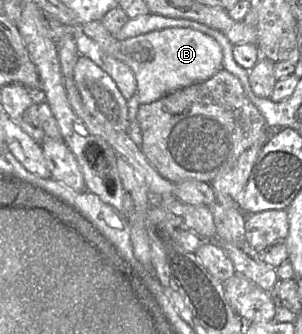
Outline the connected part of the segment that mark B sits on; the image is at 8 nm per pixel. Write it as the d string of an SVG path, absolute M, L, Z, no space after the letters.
M101 20L90 21L83 25L86 35L96 41L110 55L128 65L133 71L137 83L137 96L142 104L150 104L175 91L193 84L204 82L223 69L223 50L211 36L192 28L165 28L145 33L134 38L120 41L103 25Z

